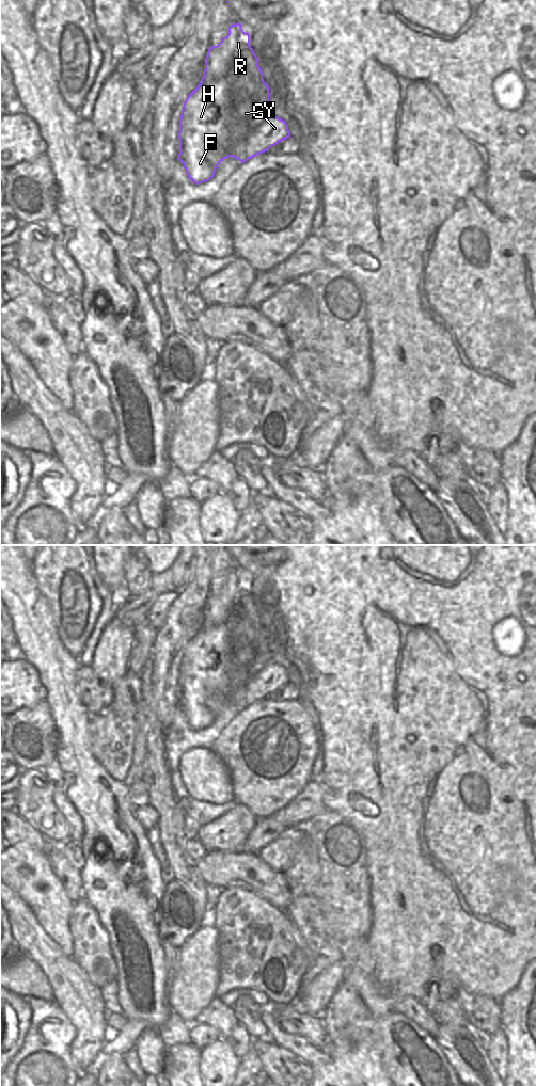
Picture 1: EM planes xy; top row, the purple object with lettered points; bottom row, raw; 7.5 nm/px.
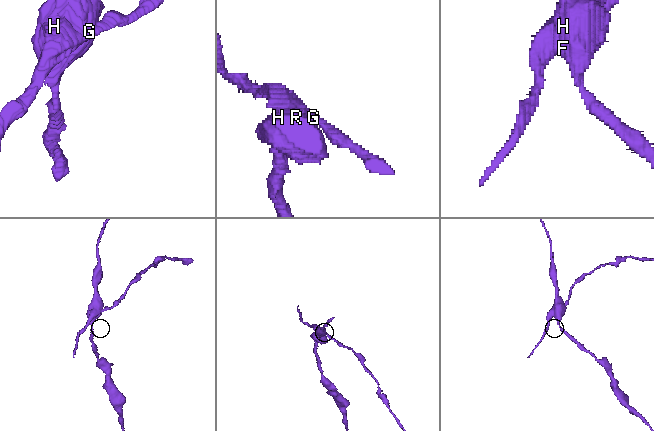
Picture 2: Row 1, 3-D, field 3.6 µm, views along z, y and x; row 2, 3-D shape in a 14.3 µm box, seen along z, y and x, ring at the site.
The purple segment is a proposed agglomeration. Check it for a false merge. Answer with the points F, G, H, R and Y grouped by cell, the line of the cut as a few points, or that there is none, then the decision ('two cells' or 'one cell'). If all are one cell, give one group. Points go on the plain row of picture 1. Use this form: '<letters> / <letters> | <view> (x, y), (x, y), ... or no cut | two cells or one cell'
F H R Y / G | xy (268, 664), (261, 668), (233, 696), (232, 702) | two cells

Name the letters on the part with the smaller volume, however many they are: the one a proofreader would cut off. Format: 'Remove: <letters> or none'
Remove: G

